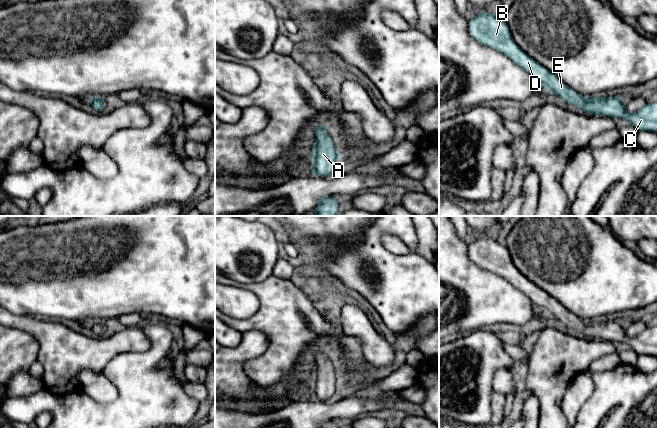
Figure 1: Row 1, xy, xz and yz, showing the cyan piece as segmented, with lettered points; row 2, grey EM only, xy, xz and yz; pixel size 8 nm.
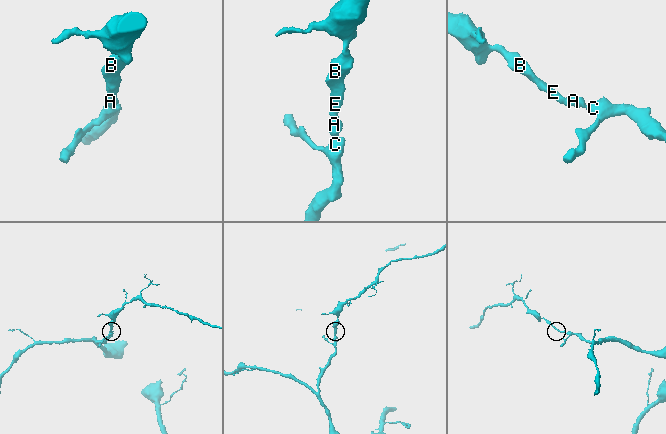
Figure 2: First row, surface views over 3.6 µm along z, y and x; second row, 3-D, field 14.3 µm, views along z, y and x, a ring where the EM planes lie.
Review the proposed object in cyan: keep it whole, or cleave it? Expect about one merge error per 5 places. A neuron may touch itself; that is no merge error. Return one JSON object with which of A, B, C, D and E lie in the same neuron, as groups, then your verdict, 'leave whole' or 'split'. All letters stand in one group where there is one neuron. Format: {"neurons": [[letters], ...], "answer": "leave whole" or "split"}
{"neurons": [["A", "B", "C", "D", "E"]], "answer": "leave whole"}

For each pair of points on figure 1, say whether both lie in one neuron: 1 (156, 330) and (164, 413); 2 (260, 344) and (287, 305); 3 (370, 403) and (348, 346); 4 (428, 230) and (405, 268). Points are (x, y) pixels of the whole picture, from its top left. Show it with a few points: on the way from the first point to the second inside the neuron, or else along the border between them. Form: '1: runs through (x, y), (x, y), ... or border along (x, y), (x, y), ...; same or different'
1: runs through (156, 351), (149, 360), (149, 392); same
2: border along (243, 332), (262, 331), (268, 339), (266, 351); different
3: border along (388, 391), (350, 393); different
4: border along (414, 226), (417, 232), (417, 251), (428, 261); different

